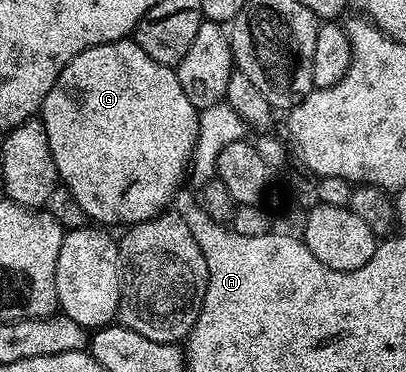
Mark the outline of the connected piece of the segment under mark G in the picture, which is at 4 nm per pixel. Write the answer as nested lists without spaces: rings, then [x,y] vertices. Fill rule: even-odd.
[[[131,37],[118,39],[112,43],[102,43],[77,53],[73,61],[69,61],[69,65],[61,69],[53,89],[49,89],[41,108],[45,133],[49,137],[49,149],[53,153],[55,168],[59,170],[62,186],[68,187],[73,197],[77,197],[81,209],[85,209],[88,220],[99,225],[107,225],[103,223],[123,223],[122,225],[144,223],[145,220],[160,214],[170,204],[167,202],[171,198],[173,200],[176,198],[177,192],[184,186],[185,176],[191,166],[191,155],[195,151],[195,142],[199,136],[199,116],[200,112],[193,105],[193,101],[185,97],[185,89],[181,89],[181,81],[175,75],[174,70],[163,63],[153,61],[153,57],[149,57],[149,53],[145,53],[145,49],[141,49],[141,45],[137,45]]]

